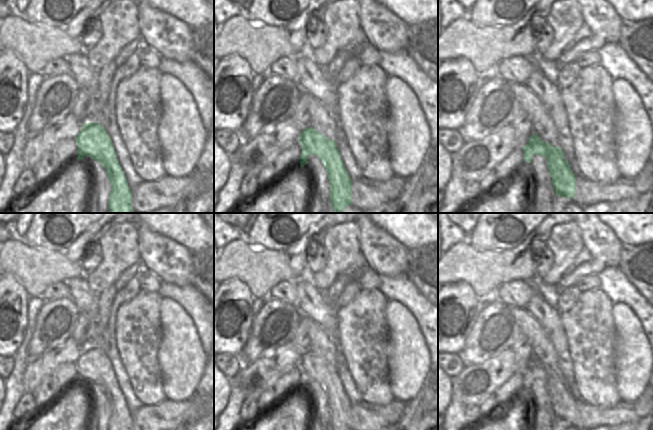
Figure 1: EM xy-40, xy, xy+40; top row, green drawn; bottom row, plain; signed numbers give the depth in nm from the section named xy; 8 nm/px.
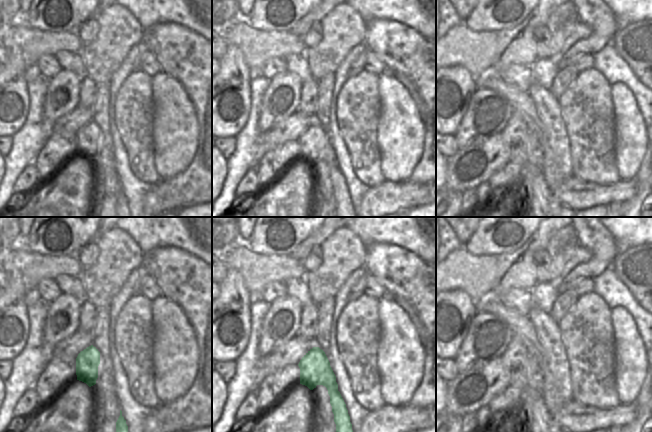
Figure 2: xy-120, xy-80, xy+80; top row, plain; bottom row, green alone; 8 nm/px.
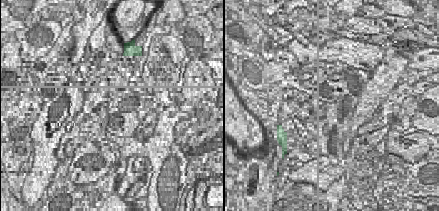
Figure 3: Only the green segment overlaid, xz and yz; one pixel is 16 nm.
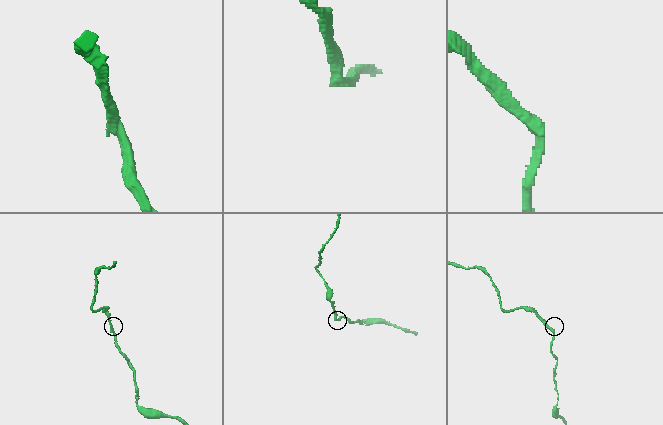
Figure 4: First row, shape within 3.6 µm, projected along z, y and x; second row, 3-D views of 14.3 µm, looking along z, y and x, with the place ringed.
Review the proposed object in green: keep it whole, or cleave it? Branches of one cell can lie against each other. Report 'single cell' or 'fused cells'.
fused cells

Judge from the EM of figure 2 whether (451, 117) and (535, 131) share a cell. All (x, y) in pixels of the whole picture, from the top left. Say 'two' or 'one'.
two

